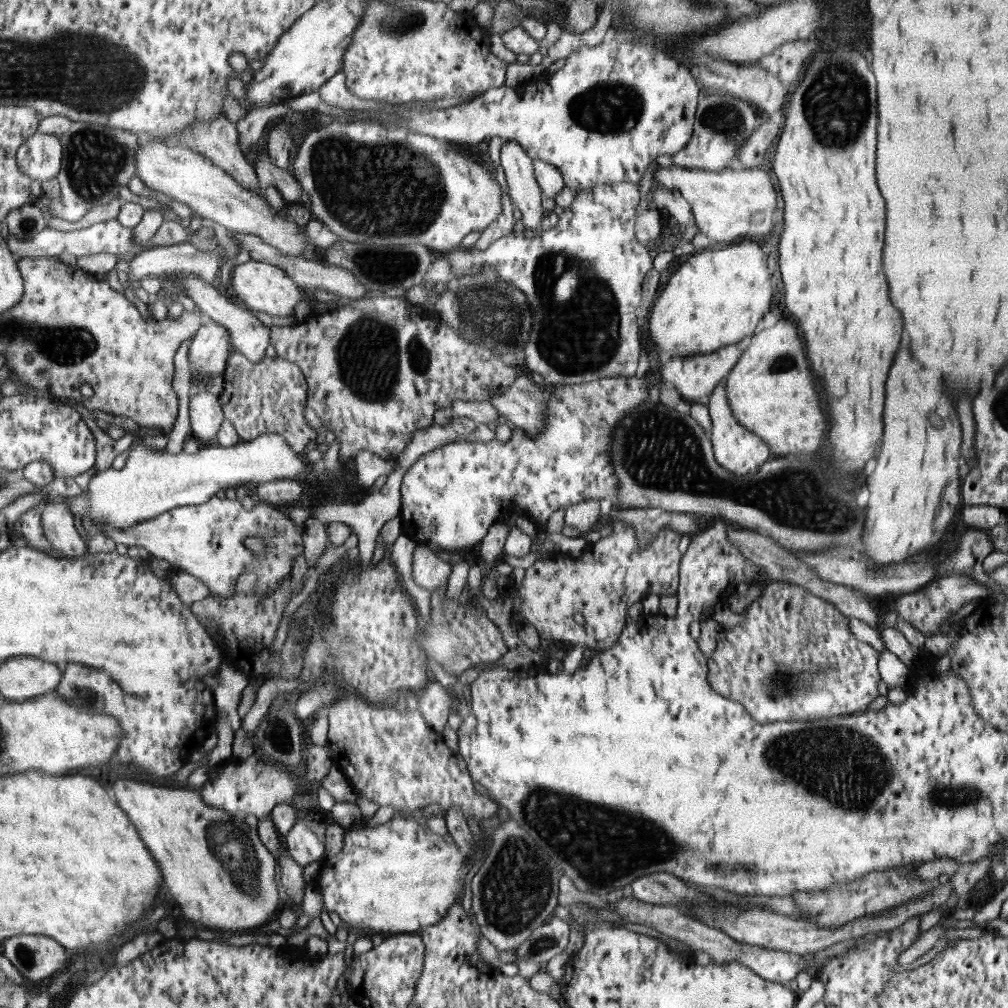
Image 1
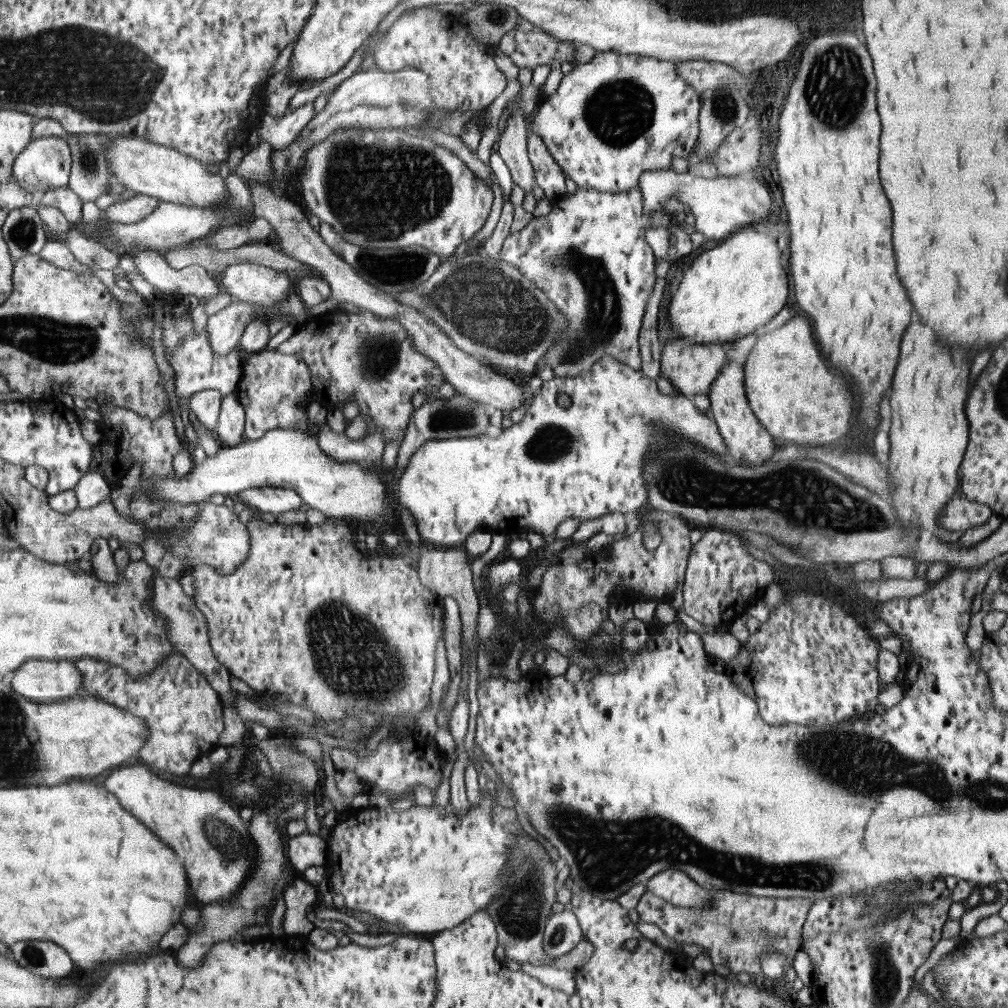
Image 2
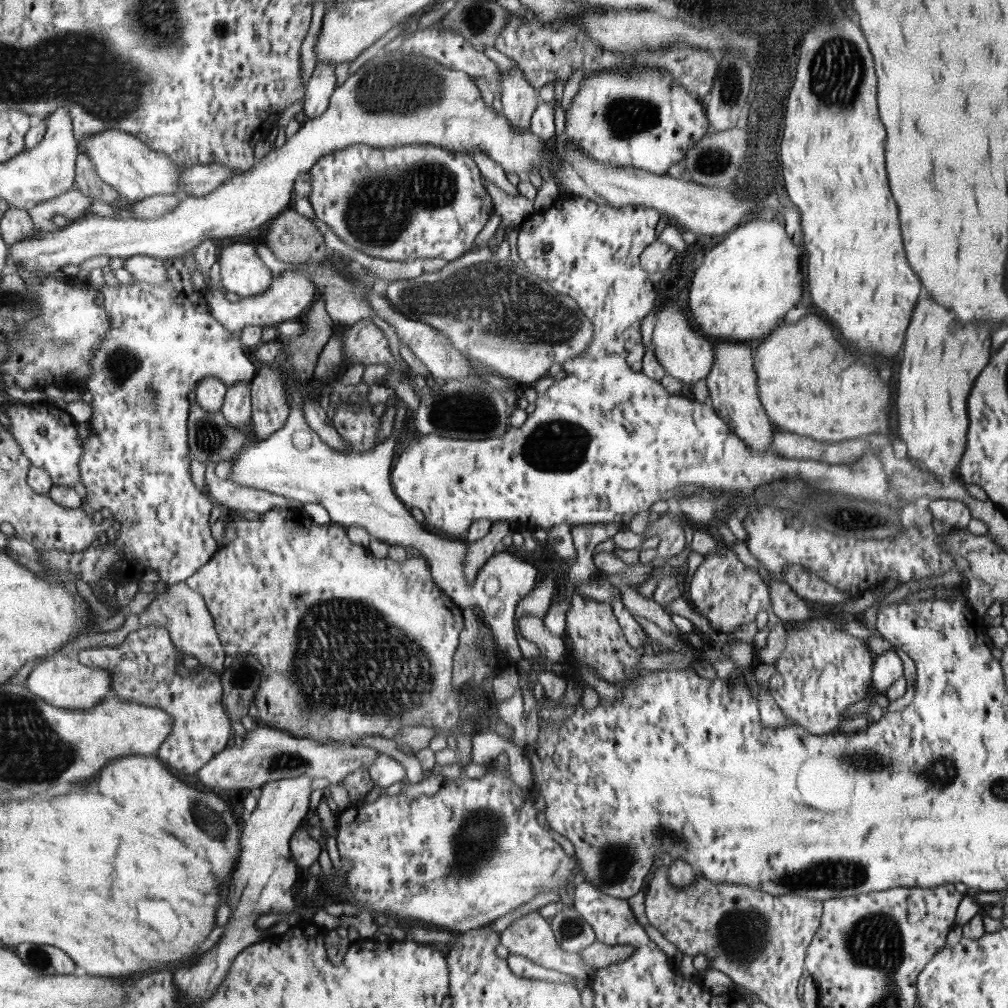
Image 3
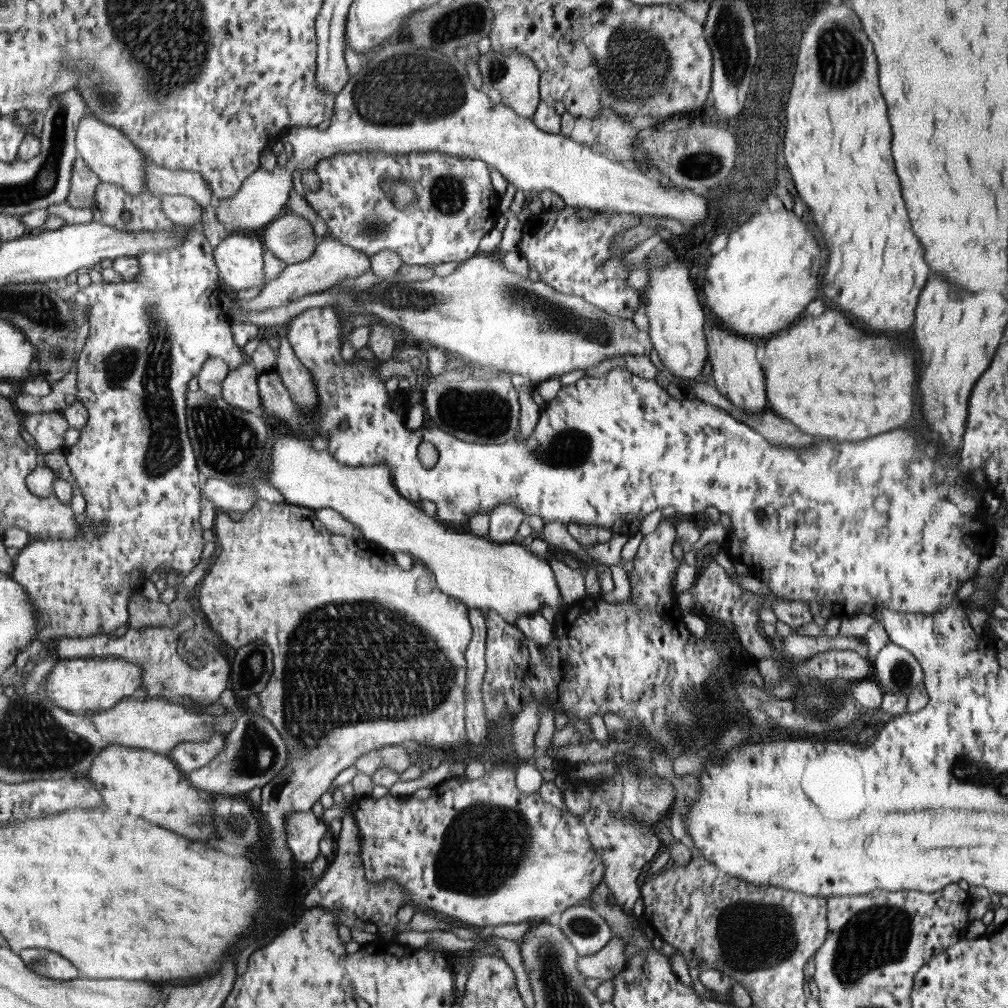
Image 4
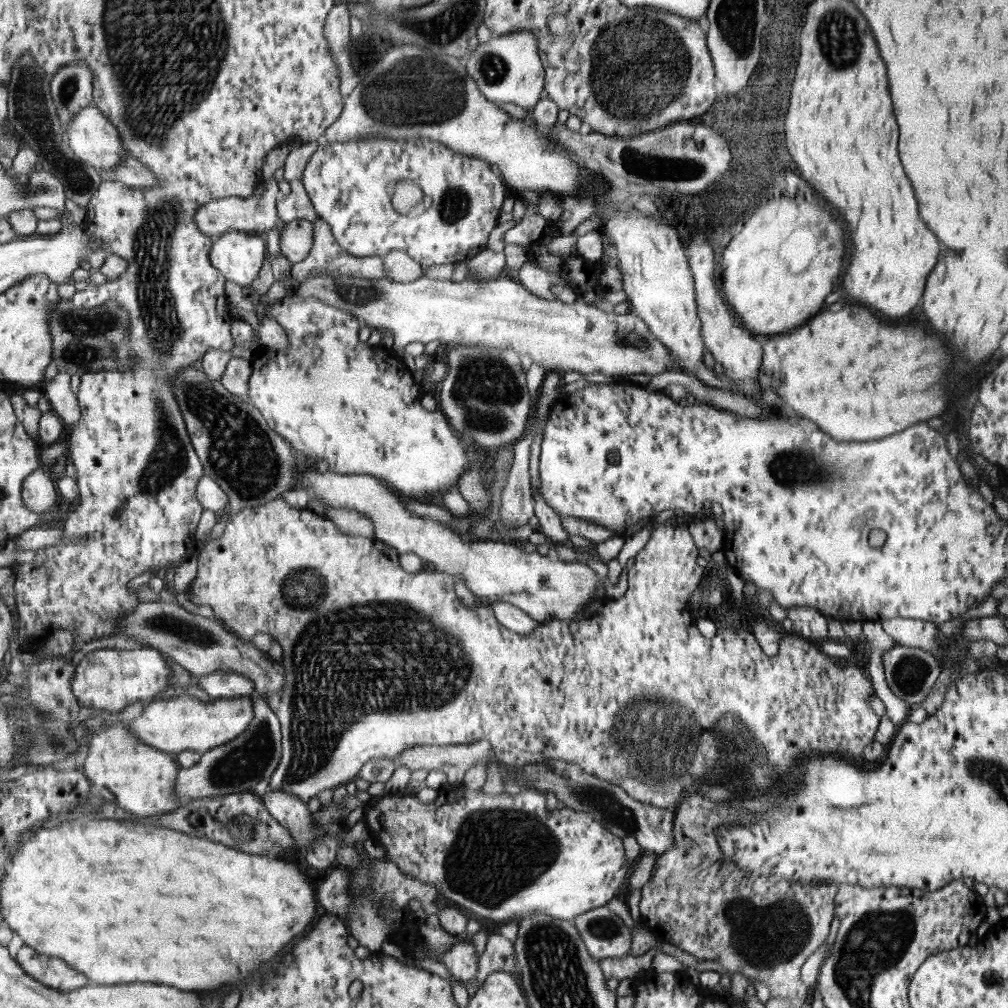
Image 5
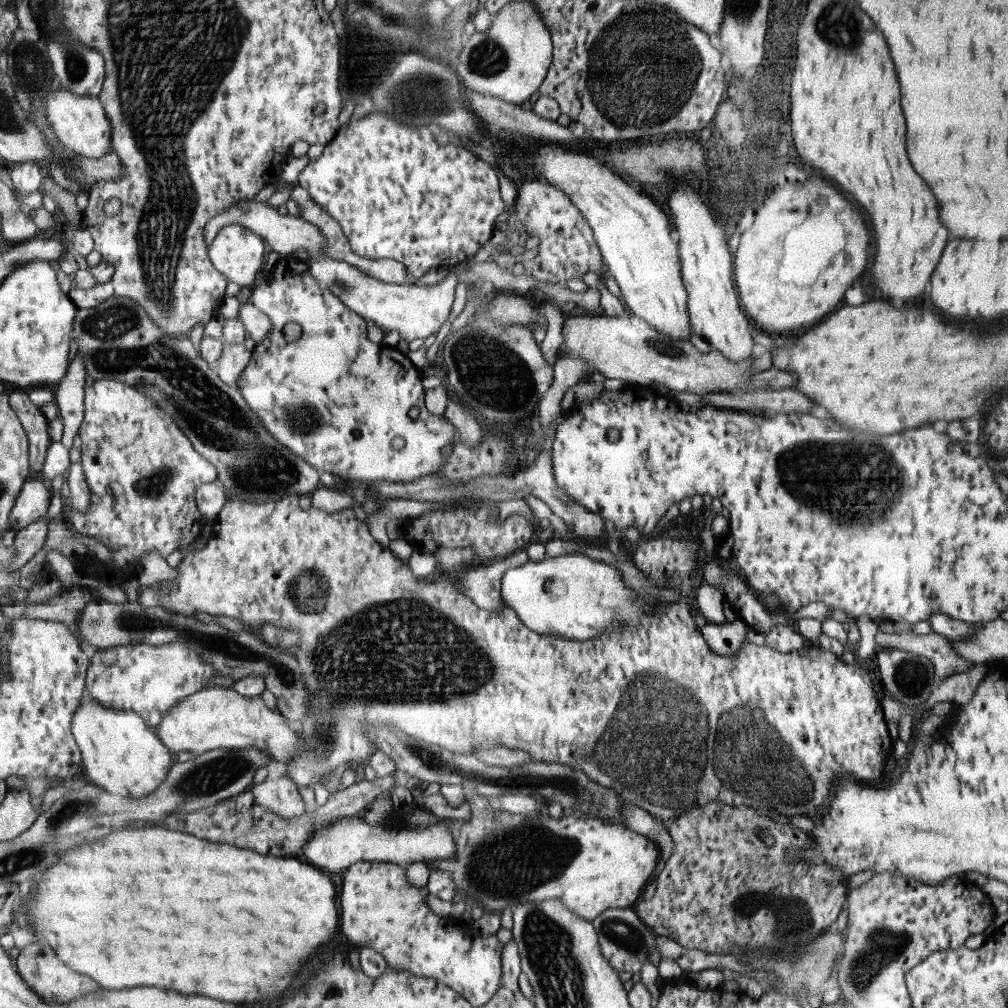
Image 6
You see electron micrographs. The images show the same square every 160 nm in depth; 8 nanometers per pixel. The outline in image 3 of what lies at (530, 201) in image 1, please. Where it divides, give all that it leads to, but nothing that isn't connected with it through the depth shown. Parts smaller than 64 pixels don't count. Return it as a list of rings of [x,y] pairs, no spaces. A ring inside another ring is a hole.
[[[514,64],[508,71],[500,70],[499,77],[503,115],[520,132],[530,131],[530,118],[538,110],[538,92],[530,86],[523,70]]]

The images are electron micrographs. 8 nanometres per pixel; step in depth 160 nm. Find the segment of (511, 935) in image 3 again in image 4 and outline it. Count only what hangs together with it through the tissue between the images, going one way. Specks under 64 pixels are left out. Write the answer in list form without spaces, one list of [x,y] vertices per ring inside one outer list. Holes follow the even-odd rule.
[[[616,934],[600,952],[590,956],[580,956],[577,967],[586,978],[610,980],[624,970],[628,962],[633,961],[625,955],[625,947],[624,939]]]

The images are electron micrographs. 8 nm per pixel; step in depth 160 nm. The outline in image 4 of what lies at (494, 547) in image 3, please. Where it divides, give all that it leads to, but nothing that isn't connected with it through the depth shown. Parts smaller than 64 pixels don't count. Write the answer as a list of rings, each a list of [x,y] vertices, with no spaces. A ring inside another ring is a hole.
[[[508,503],[494,507],[489,515],[489,534],[486,538],[497,543],[510,543],[524,520],[524,513]]]

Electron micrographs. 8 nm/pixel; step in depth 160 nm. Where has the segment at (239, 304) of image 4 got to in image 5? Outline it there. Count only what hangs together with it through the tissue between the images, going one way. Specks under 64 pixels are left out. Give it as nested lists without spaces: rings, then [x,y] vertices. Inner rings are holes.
[[[316,217],[313,222],[313,246],[306,259],[292,265],[291,277],[294,280],[295,287],[302,284],[314,276],[314,274],[330,274],[334,278],[364,278],[366,280],[385,278],[384,262],[378,257],[356,257],[350,255],[342,249],[338,241],[334,239],[331,226],[320,217]]]

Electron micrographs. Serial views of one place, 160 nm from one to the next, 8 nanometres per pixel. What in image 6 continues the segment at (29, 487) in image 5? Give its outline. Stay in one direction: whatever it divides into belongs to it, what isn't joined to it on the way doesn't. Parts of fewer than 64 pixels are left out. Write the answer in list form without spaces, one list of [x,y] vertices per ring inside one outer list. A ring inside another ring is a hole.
[[[39,475],[23,484],[11,510],[11,526],[17,532],[43,519],[51,506],[52,491]]]

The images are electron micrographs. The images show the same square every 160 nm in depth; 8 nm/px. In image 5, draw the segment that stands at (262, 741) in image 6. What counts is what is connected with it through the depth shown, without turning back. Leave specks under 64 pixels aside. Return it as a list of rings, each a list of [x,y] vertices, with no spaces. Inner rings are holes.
[[[193,695],[166,696],[146,704],[139,718],[128,722],[128,730],[140,742],[178,755],[185,751],[195,751],[201,756],[214,748],[238,739],[254,719],[254,697],[218,697],[208,703]]]

